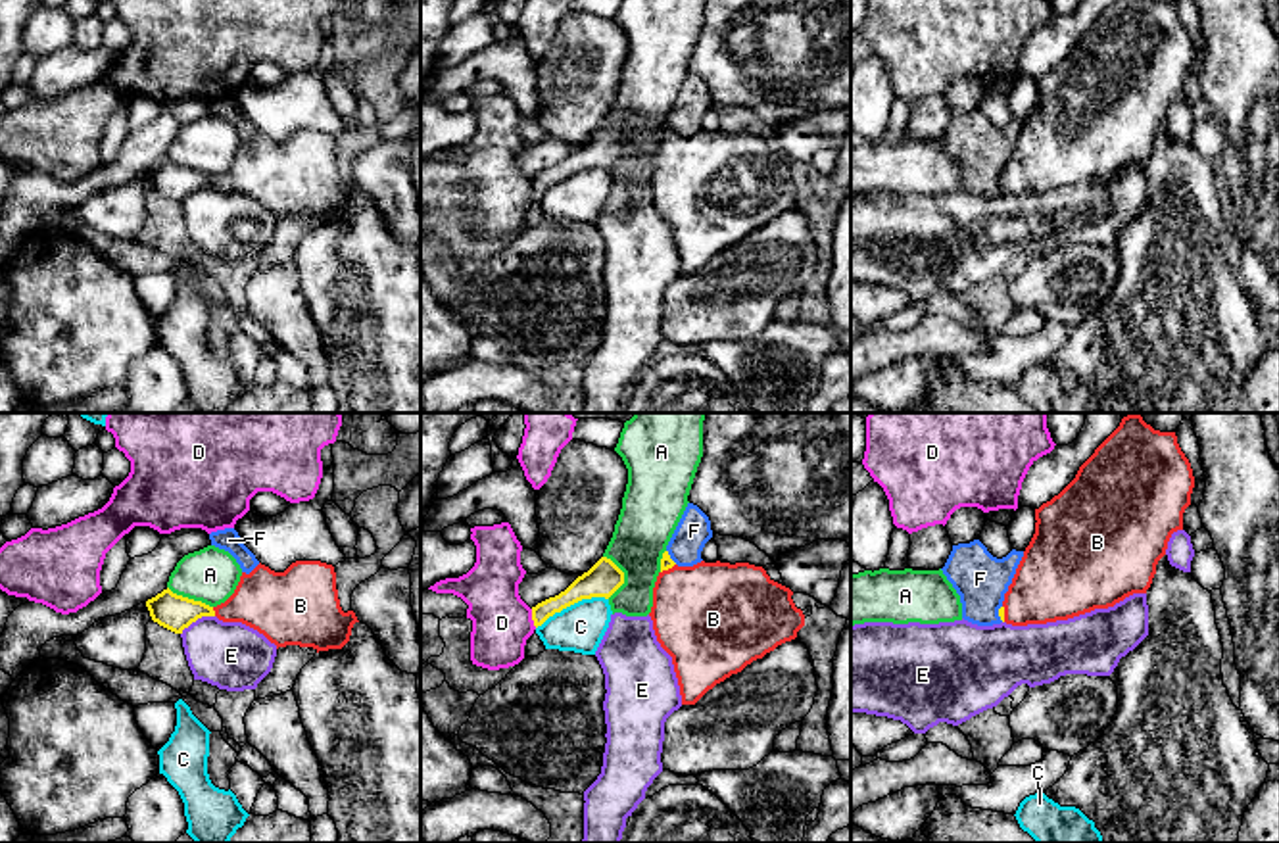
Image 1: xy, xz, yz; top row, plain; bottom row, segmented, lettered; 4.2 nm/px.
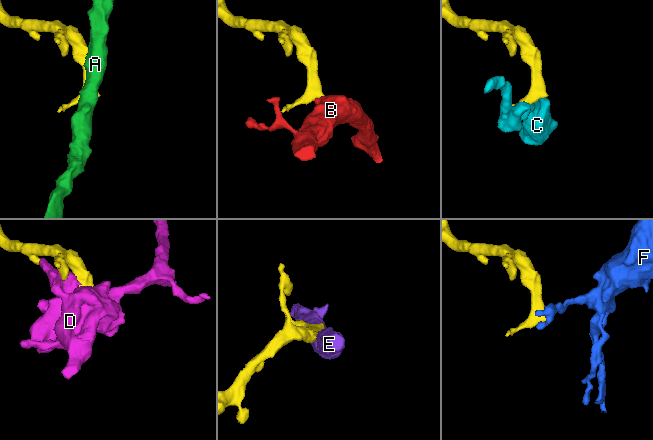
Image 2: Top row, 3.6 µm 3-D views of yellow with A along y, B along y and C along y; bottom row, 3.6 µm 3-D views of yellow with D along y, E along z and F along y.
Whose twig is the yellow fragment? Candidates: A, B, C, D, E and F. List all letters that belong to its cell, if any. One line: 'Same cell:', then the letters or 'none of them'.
Same cell: B

